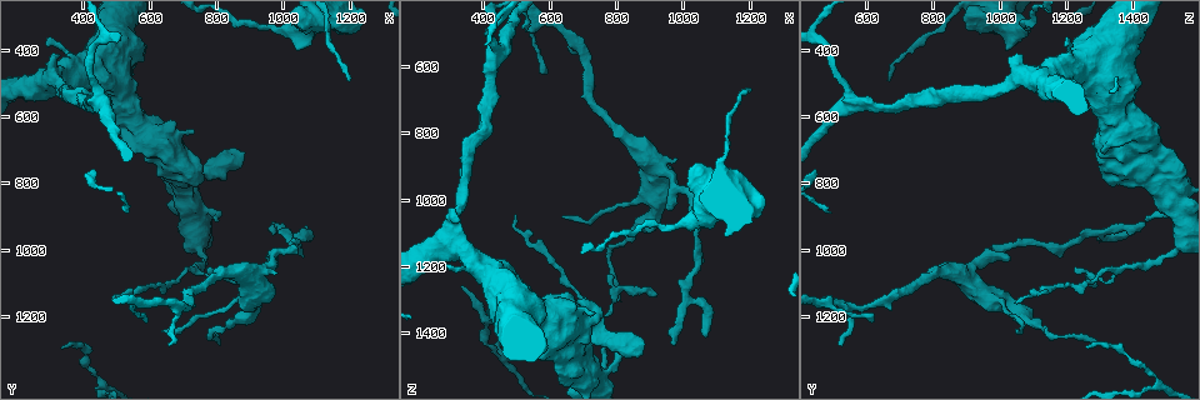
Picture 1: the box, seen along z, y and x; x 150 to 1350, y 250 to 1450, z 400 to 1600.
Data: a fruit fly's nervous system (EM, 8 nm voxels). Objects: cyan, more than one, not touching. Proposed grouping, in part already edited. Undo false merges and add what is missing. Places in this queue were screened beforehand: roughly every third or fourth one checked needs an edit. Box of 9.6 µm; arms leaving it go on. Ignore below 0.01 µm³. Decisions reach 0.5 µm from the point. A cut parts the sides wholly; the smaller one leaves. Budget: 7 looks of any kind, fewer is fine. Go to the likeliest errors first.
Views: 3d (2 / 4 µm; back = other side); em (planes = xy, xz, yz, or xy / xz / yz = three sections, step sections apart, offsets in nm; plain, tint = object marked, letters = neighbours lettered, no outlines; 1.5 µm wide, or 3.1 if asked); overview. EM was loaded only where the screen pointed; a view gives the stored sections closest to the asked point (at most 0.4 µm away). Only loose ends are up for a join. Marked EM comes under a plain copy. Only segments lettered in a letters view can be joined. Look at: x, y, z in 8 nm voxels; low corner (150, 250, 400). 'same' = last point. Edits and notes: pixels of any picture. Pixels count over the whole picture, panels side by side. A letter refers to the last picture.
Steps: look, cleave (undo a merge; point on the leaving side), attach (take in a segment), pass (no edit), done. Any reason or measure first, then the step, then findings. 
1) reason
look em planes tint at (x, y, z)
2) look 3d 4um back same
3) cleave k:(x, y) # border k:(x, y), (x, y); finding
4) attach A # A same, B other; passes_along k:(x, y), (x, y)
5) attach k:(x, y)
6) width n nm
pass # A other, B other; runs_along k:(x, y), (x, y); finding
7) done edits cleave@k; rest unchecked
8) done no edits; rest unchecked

sharp bend
look 3d 4um back at (770, 1260, 1150)

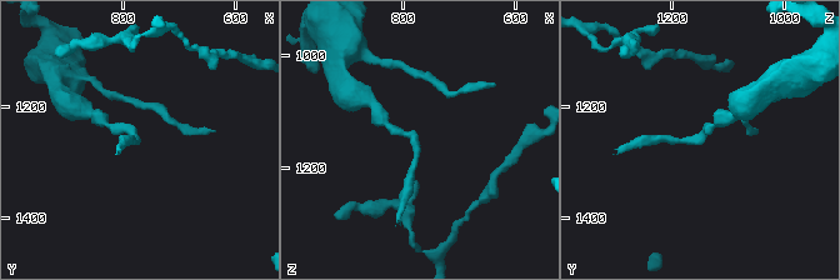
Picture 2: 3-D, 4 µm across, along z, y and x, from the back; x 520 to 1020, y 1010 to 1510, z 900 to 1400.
look em xz step 8 letters at (775, 1265, 1160)

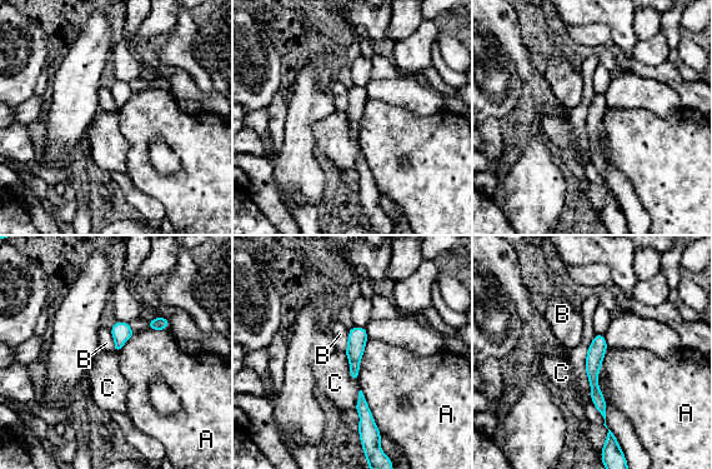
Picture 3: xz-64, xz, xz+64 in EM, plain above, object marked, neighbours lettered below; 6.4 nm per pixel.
pass # A other, B other, C other; all the same neuron

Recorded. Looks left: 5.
thick end
look em xy step 4 letters at (750, 800, 1350)

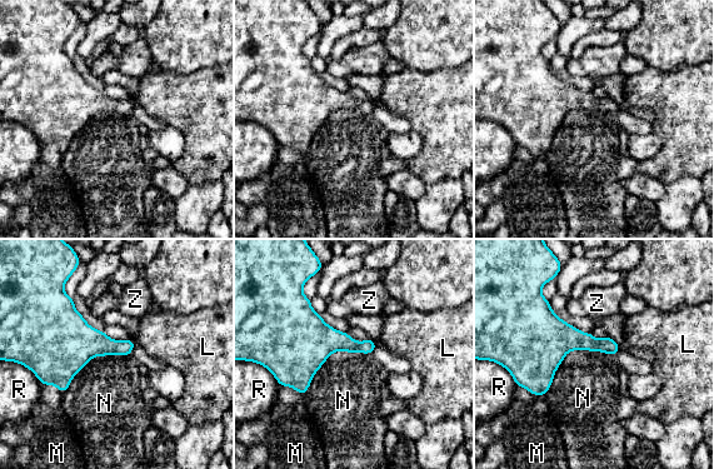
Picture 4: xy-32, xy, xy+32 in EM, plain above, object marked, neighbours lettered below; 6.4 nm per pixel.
pass # L other, M other, N other, R other, Z other; border 4:(612, 355), (570, 350), (544, 395); none of them fits

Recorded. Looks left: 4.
branch point
look em xz step 4 tint at (960, 1020, 960)

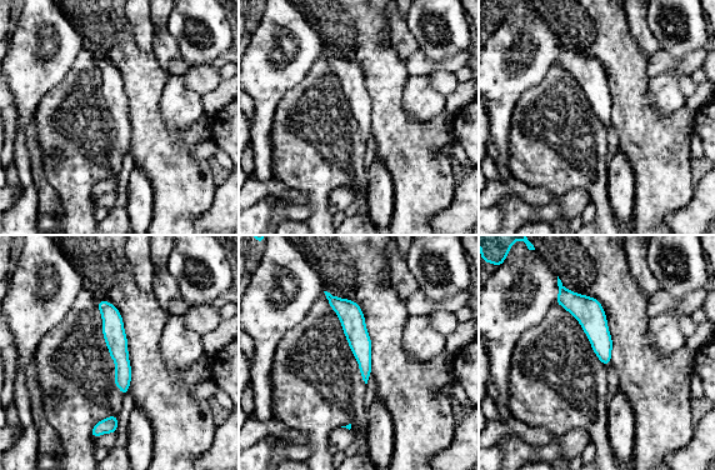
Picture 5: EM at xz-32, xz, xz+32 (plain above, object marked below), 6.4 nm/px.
what lies round it
look em xz step 4 letters same

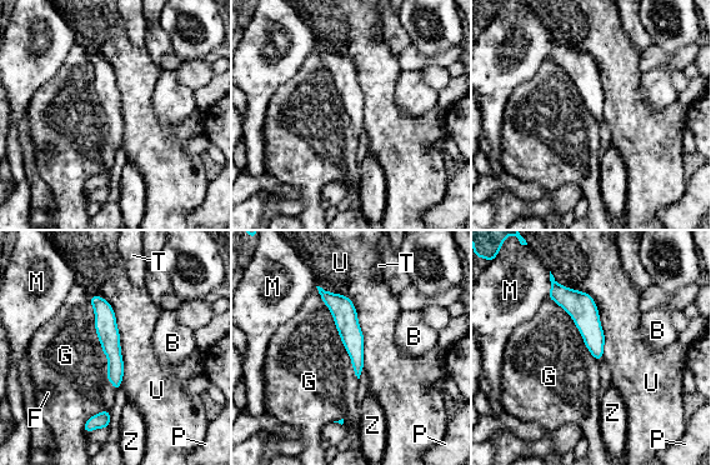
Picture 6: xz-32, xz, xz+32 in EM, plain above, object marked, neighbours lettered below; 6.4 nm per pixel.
pass # B other, F other, G other, M other, P other, T other, U other, Z other; border 6:(89, 295), (115, 390); continuous, no second neuron

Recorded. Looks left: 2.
done no edits; rest unchecked

